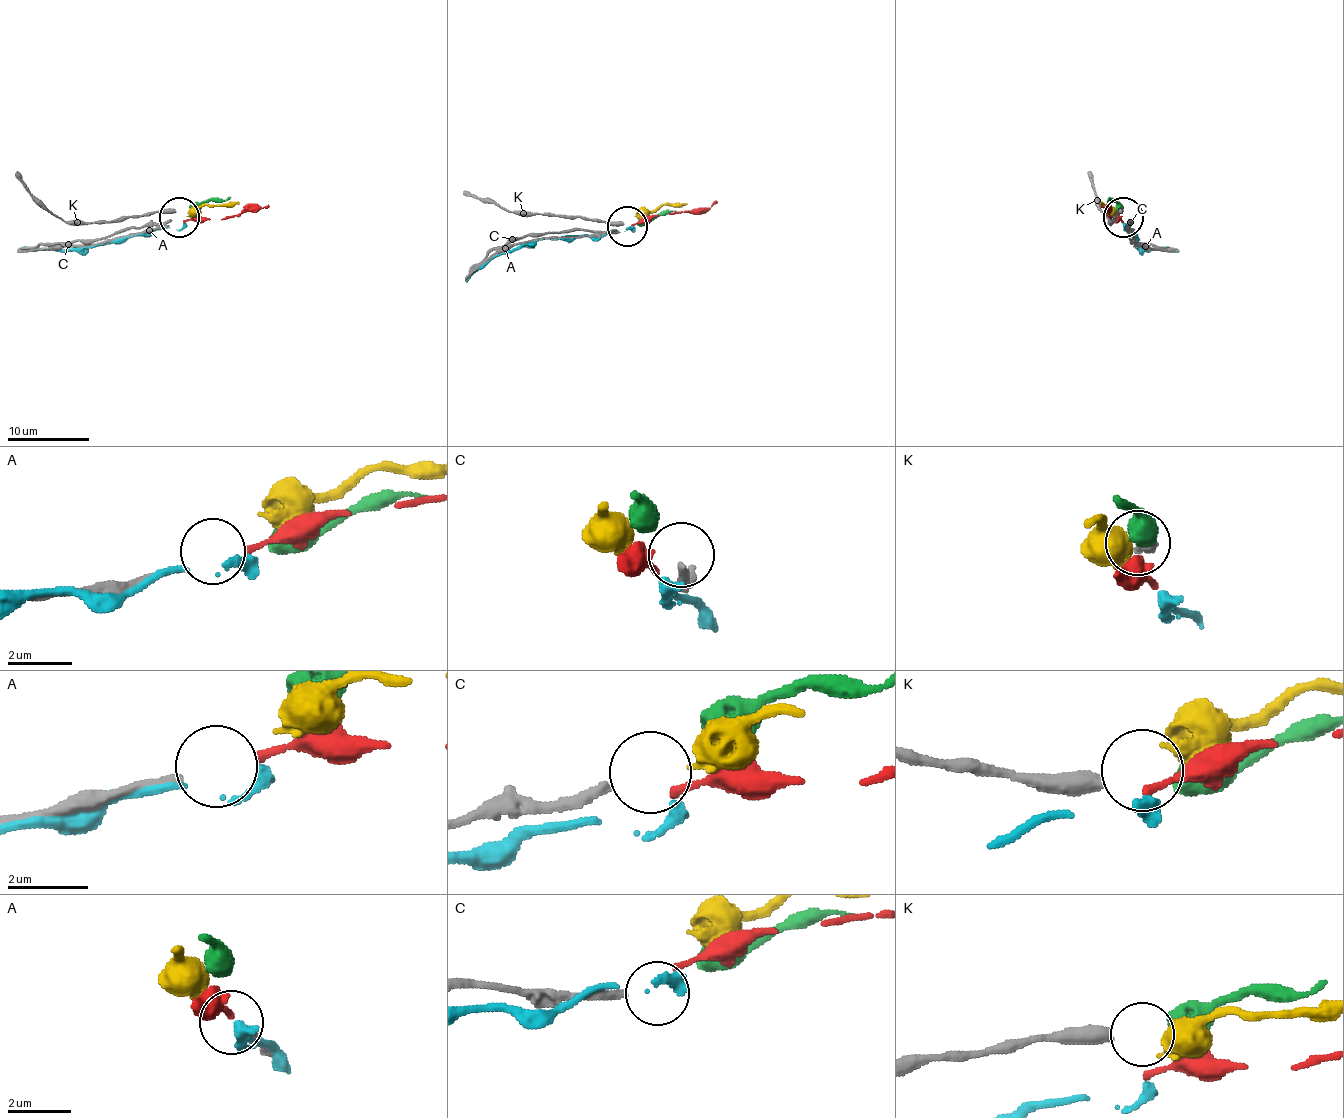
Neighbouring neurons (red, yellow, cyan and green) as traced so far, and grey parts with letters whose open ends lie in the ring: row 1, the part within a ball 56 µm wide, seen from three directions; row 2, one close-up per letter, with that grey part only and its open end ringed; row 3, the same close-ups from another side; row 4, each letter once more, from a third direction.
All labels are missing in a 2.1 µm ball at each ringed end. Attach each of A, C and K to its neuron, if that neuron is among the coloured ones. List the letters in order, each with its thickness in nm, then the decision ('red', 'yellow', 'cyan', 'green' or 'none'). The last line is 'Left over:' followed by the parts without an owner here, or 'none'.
A: 160 nm thick; red
C: 240 nm thick; none
K: 440 nm thick; green
Left over: C

